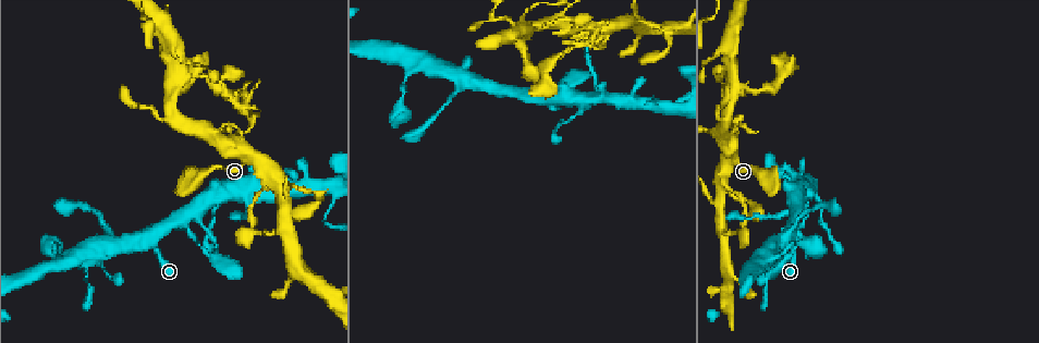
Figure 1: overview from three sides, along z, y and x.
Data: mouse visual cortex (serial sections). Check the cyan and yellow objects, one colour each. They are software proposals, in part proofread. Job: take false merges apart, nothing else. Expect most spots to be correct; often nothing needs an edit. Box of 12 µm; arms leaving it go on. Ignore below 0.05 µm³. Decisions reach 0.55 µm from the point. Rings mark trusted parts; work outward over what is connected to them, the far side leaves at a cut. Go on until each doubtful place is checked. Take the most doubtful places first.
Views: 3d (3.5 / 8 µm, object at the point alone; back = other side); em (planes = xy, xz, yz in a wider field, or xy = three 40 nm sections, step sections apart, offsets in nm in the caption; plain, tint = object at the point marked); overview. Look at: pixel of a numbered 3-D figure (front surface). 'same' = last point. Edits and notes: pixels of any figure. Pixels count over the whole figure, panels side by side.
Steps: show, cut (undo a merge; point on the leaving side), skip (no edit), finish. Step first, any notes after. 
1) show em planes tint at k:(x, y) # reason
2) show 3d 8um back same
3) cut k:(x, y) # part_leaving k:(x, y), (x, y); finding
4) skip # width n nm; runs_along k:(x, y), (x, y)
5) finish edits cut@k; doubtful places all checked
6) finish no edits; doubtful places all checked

show 3d 3.5um at 1:(593, 98) # abrupt turn

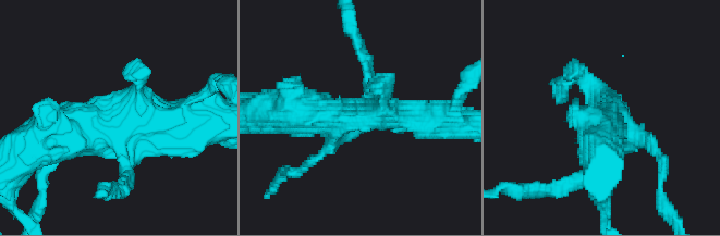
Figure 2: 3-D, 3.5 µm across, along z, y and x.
skip # runs_along 2:(43, 137), (190, 121); one cell here

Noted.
show 3d 8um back at 1:(730, 146) # thin neck

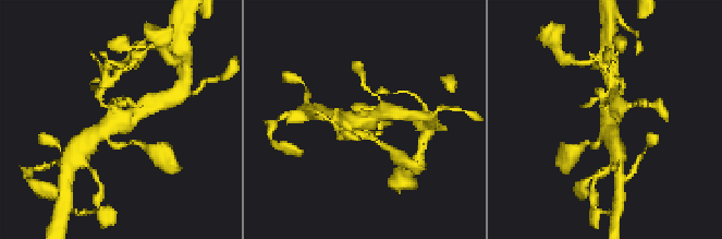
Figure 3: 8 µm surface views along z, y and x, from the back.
show 3d 3.5um back at 3:(362, 120) # zoom in

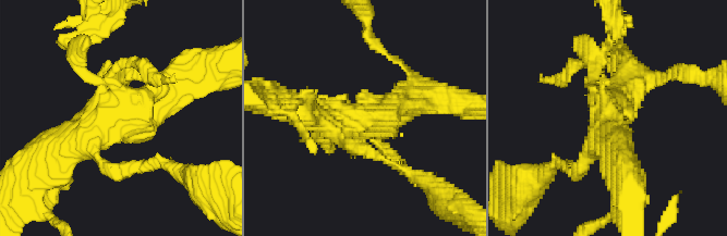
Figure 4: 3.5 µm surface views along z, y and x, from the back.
skip # runs_along 4:(100, 160), (94, 133), (114, 113), (184, 83); all the same cell

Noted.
show 3d 3.5um at 1:(601, 31)

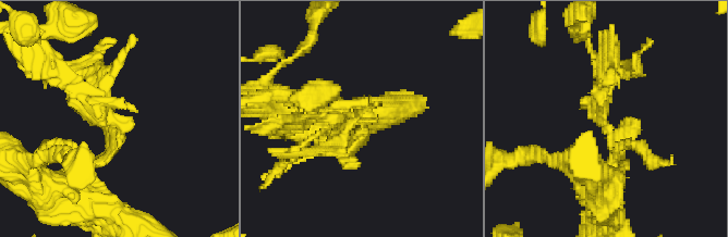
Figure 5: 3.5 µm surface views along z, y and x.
show em xy step 2 tint at 5:(358, 121) # now the EM

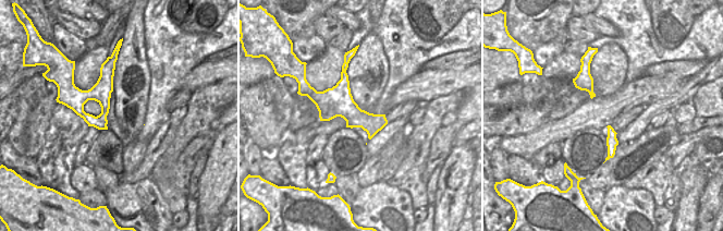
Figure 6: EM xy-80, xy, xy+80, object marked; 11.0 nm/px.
skip # runs_along 6:(111, 72), (105, 82), (100, 126); all the same cell

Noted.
finish no edits; doubtful places all checked

